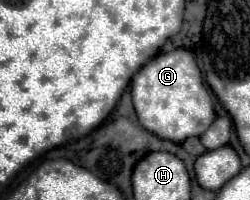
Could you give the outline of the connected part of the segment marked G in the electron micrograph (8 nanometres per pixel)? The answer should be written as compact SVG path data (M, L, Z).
M187 49L159 53L143 65L131 81L131 97L139 123L161 139L183 143L189 137L199 137L215 119L211 95L199 77L195 57Z

